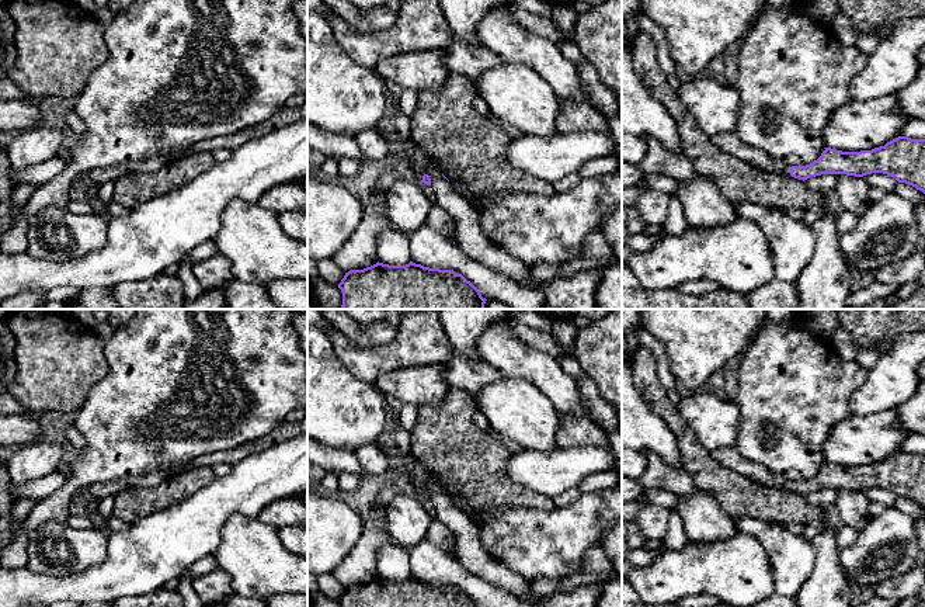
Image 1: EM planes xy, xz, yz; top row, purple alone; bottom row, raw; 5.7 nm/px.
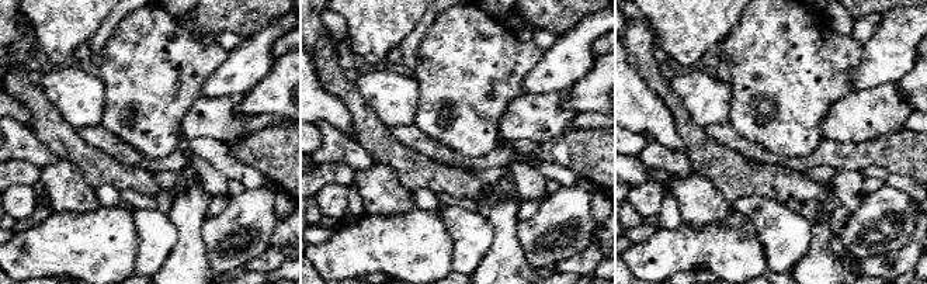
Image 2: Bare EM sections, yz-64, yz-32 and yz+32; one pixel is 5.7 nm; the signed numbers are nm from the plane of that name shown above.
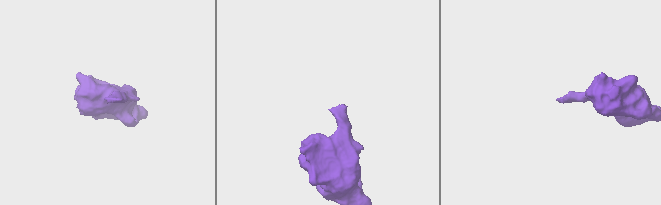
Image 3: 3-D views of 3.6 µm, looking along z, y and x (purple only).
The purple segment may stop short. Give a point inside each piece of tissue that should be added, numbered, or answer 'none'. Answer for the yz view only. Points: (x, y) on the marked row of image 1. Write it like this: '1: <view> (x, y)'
1: yz (729, 142)

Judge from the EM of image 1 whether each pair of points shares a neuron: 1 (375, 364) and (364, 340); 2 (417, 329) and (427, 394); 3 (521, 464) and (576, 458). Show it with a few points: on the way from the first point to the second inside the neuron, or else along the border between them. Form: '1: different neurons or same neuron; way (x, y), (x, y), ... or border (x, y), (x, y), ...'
1: different neurons; border (337, 332), (361, 346), (383, 346), (396, 335)
2: different neurons; border (438, 363), (418, 366)
3: same neuron; way (535, 464), (562, 464)

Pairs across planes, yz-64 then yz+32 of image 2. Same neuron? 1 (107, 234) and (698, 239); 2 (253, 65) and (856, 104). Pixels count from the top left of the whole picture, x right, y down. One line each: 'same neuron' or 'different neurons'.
1: same neuron
2: different neurons

